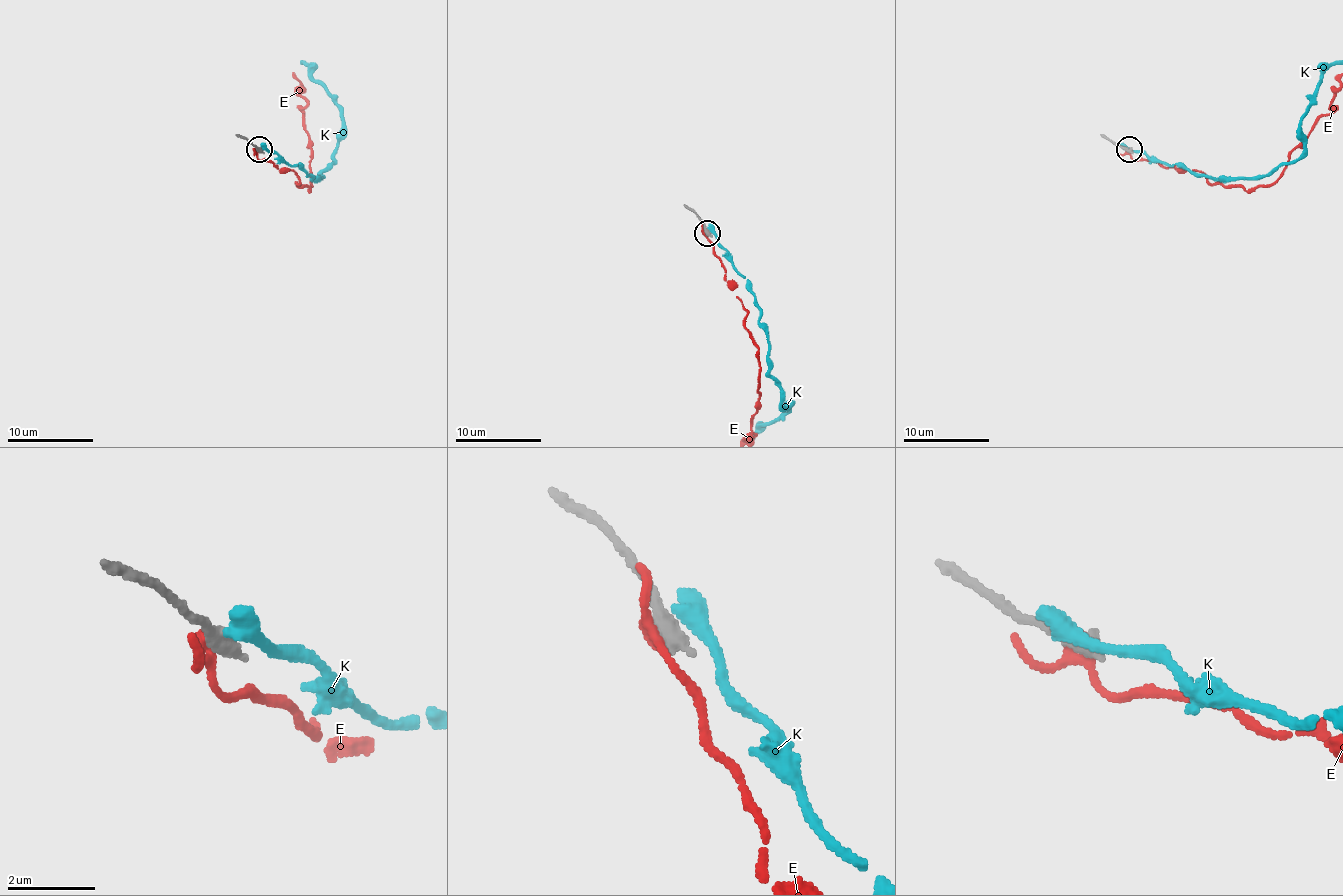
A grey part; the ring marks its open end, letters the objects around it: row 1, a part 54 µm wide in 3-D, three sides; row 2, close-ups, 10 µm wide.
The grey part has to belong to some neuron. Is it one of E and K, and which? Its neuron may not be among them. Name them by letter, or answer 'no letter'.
no letter

